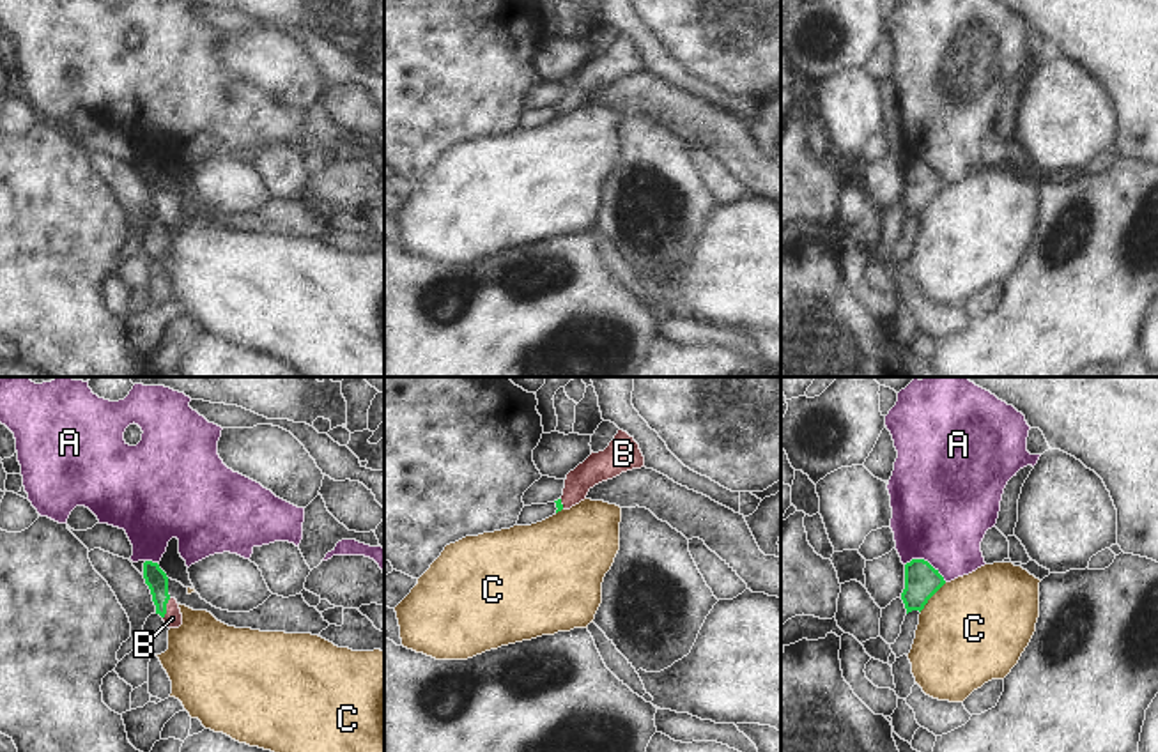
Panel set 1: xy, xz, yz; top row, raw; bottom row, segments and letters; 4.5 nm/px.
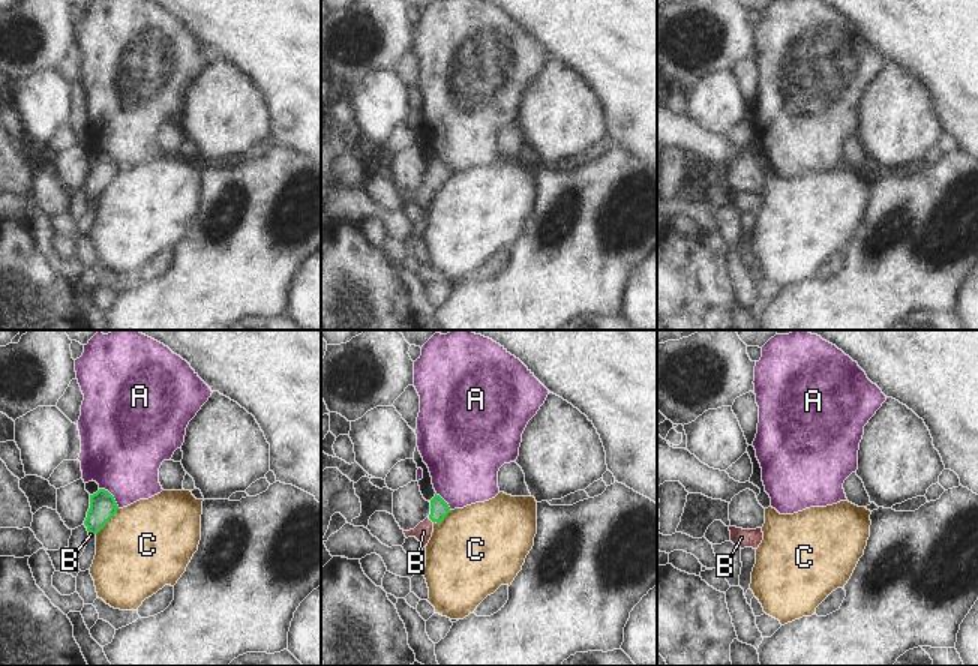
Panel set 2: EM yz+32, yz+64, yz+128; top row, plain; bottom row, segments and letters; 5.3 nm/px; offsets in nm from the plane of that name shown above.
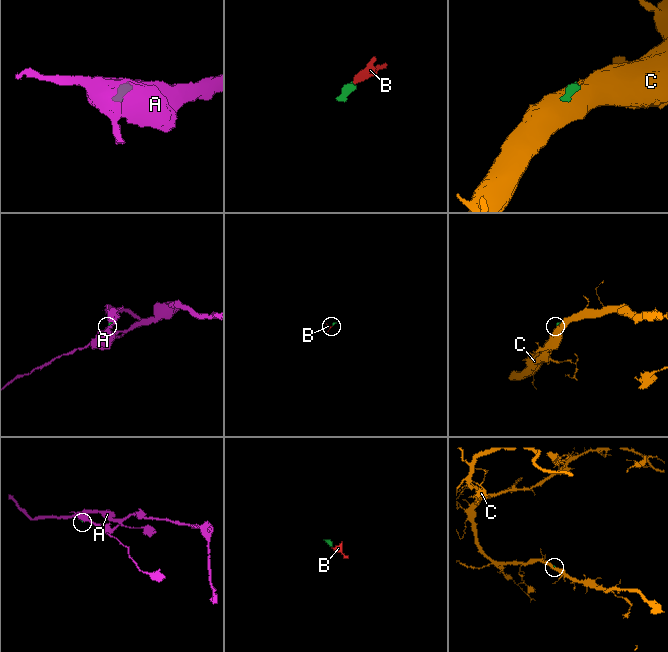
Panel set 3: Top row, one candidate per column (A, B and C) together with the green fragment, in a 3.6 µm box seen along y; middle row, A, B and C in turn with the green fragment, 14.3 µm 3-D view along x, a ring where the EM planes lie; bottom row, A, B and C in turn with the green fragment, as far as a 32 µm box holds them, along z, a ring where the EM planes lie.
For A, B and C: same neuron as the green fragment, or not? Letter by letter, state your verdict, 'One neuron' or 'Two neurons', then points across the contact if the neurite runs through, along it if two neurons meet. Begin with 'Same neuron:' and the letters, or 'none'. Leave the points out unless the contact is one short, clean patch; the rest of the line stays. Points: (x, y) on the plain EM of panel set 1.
Same neuron: B
A: Two neurons. Boundary: yz (905, 167), (925, 163), (946, 184)
B: One neuron. Path across: xy (156, 183), (165, 213), (172, 222)
C: Two neurons. Boundary: yz (946, 186), (919, 214)

